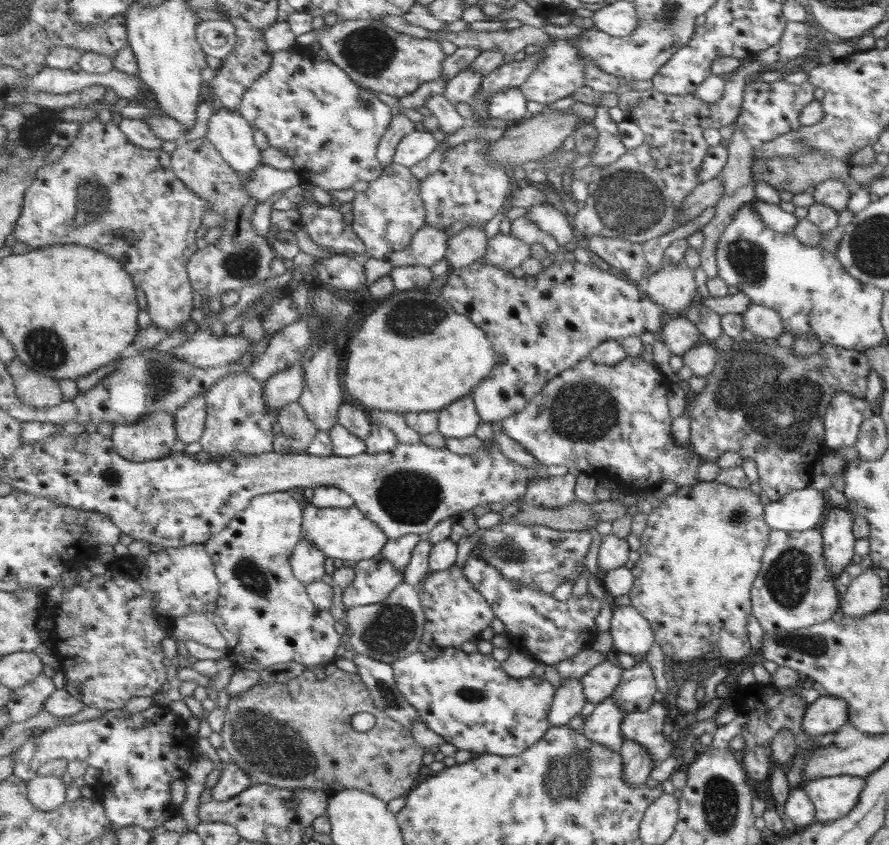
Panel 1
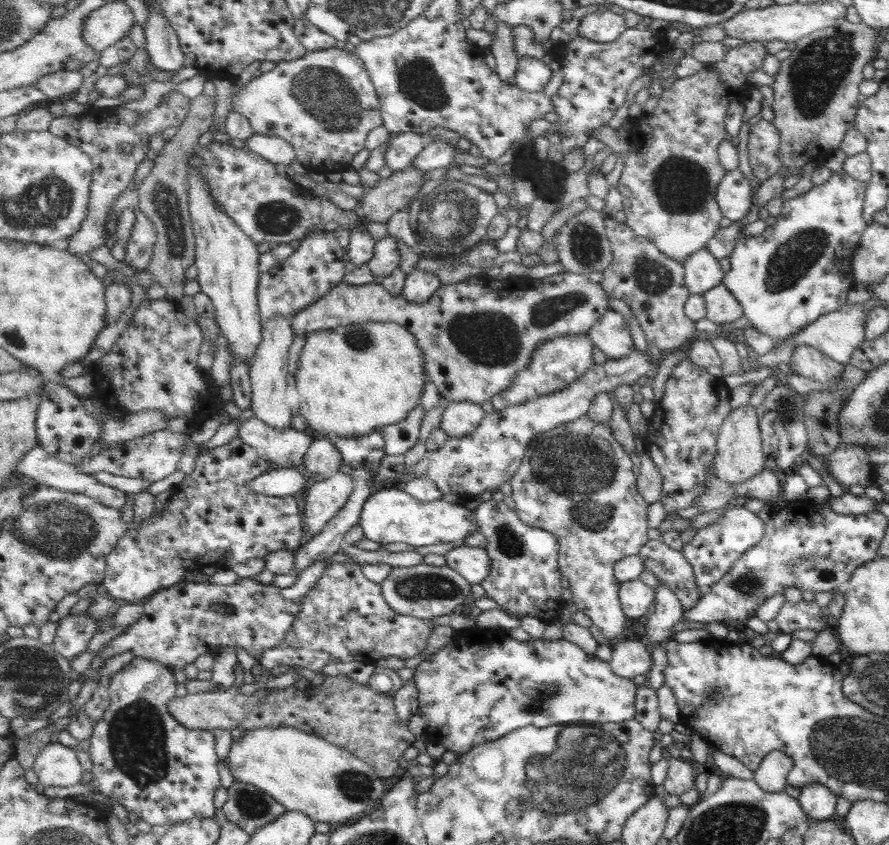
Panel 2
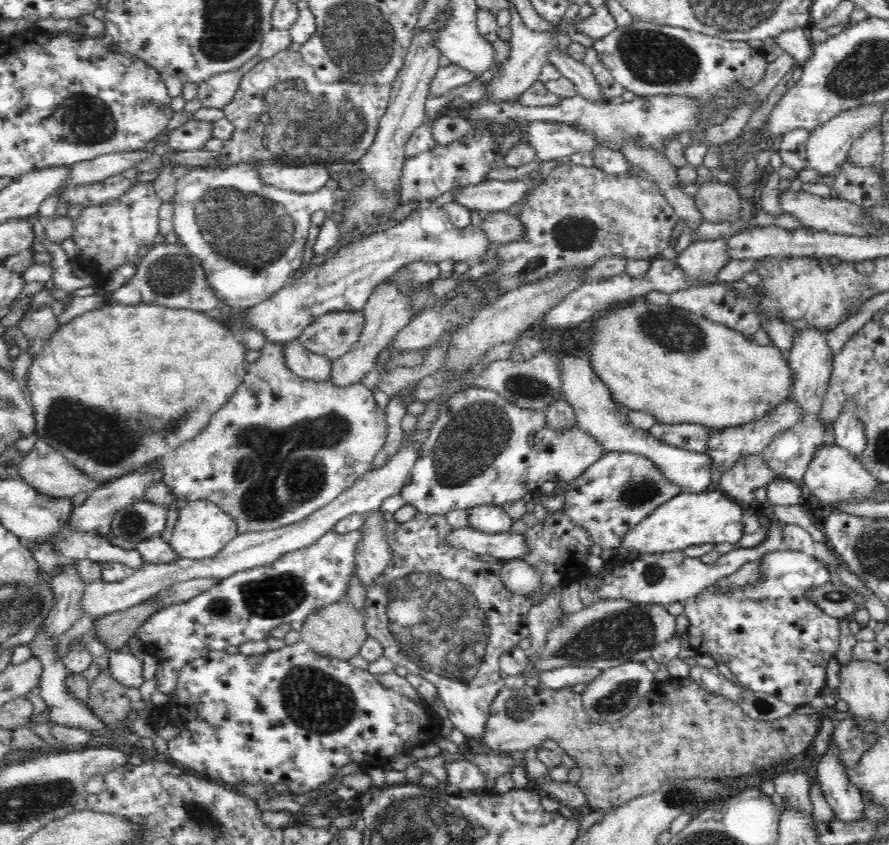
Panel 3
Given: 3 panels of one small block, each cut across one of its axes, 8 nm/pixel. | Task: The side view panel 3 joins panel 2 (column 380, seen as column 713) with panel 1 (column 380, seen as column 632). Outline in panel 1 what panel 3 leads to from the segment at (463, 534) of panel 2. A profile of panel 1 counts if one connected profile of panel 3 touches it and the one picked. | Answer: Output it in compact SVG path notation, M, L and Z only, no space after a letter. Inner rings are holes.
M310 503L305 504L304 532L302 539L309 539L329 558L334 560L352 560L355 563L381 555L388 543L385 532L374 524L357 505L349 508L319 508Z

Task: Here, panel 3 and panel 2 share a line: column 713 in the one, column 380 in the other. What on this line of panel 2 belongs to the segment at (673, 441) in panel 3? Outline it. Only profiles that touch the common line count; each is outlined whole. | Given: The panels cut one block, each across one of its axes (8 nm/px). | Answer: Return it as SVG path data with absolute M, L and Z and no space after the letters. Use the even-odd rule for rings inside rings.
M422 405L416 406L407 418L397 424L388 424L380 430L385 439L384 450L387 456L404 455L419 442L419 430L425 411Z

